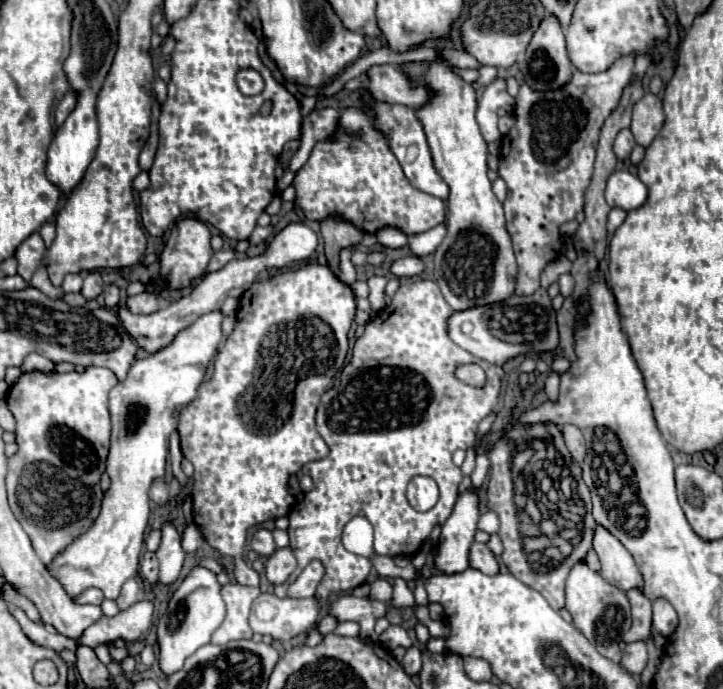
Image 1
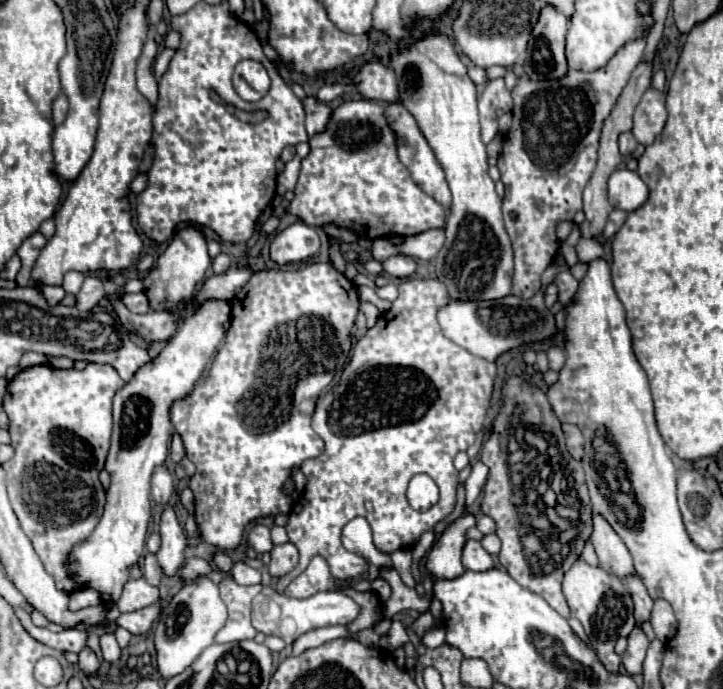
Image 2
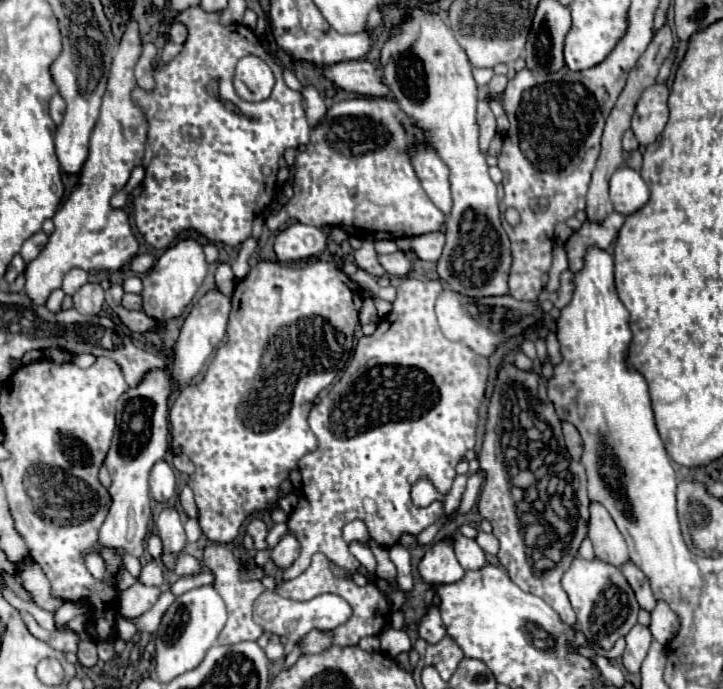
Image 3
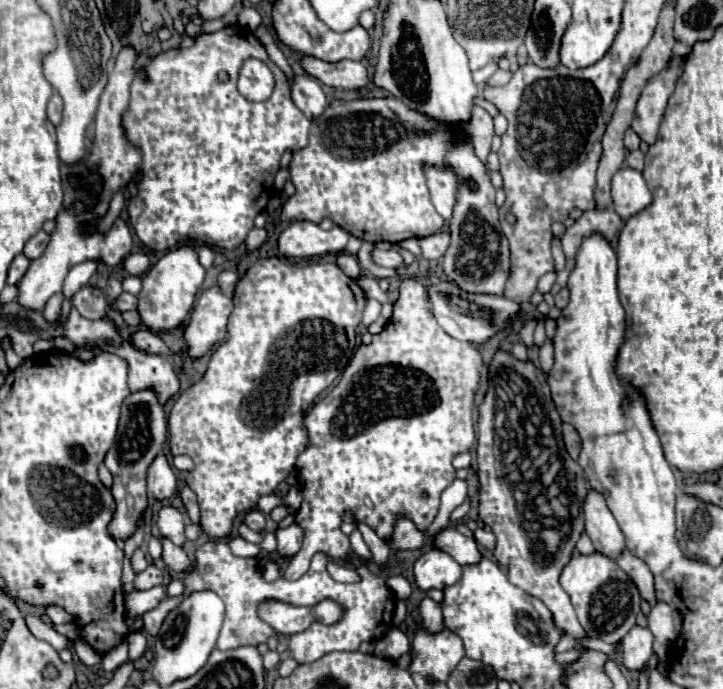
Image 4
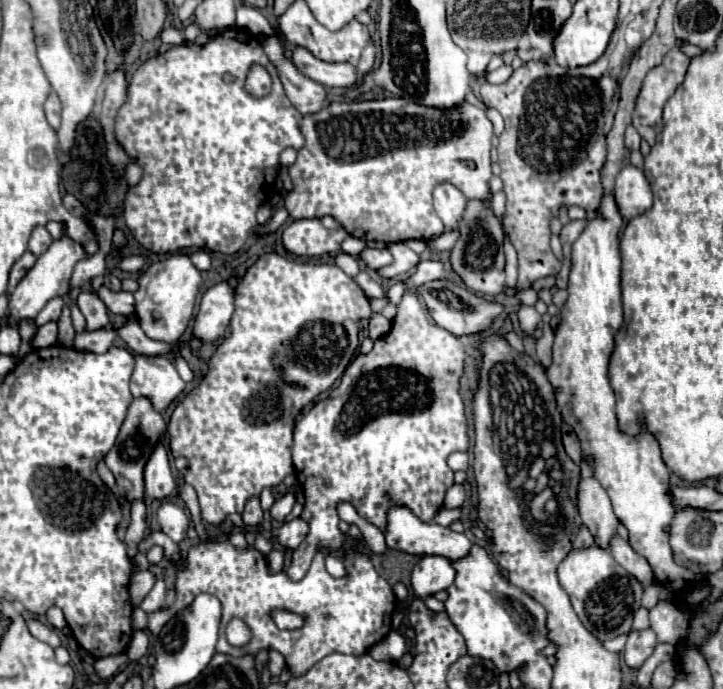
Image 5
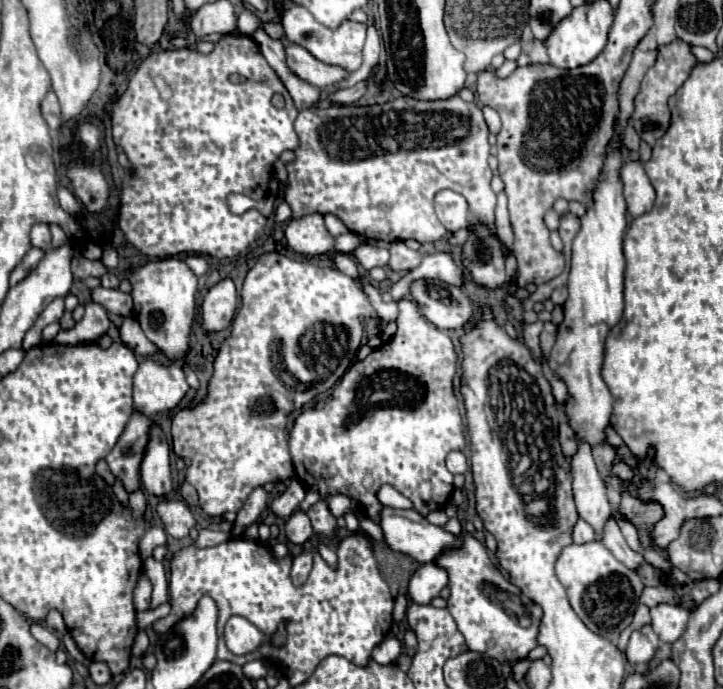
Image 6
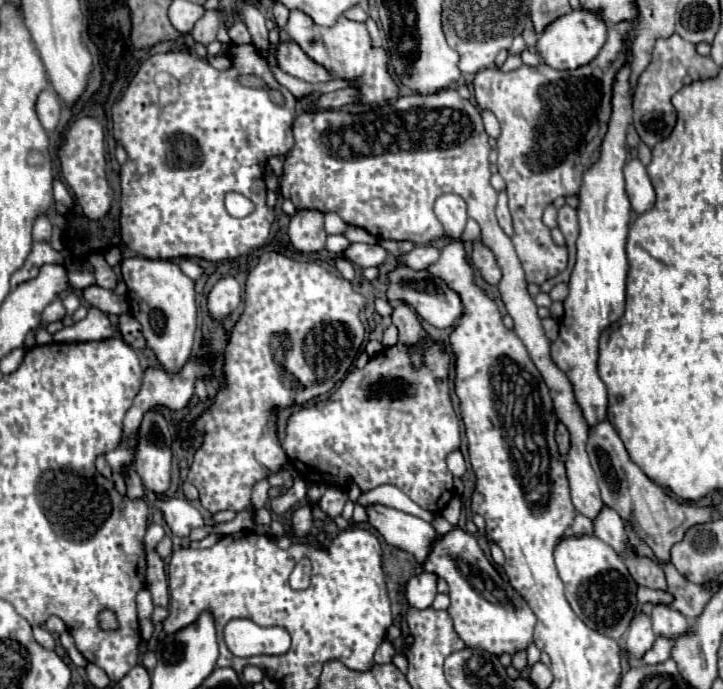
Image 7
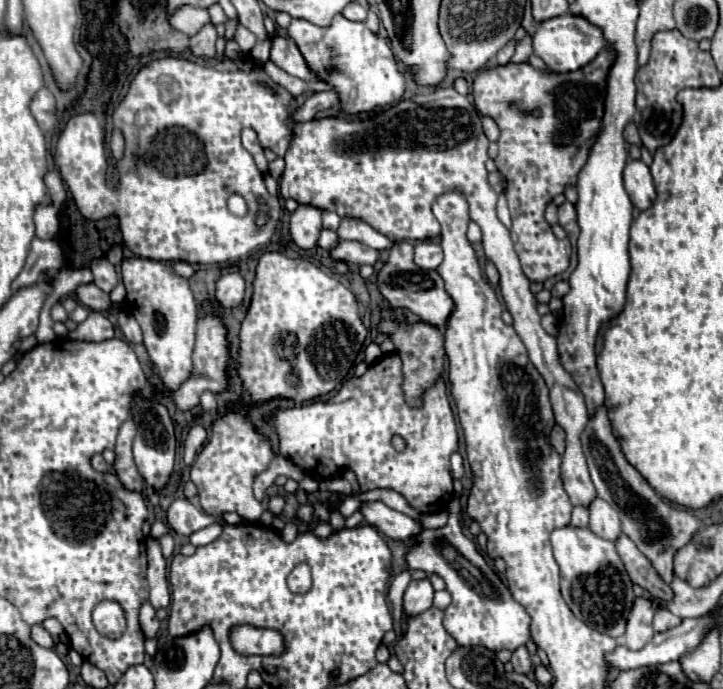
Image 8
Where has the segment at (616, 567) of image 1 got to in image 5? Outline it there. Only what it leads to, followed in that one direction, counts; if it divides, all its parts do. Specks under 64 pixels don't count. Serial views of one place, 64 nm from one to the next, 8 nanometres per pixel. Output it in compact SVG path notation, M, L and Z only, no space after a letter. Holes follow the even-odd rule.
M580 462L582 468L582 484L578 488L578 510L582 524L594 536L596 546L608 550L610 540L618 534L618 520L614 510L610 508L610 498L602 492L602 486L594 476L590 476L590 468Z

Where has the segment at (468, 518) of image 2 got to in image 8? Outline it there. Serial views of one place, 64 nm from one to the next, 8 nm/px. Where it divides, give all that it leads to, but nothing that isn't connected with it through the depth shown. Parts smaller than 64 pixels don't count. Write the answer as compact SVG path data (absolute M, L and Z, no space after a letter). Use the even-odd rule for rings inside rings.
M430 578L410 580L410 586L404 592L404 612L408 616L420 614L432 606L432 598L434 598L434 588L430 584Z

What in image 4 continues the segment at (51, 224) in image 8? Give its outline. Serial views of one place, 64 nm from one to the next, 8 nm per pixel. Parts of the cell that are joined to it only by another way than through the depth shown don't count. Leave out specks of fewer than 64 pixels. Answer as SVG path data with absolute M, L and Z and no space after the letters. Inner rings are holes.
M40 230L40 232L36 232L28 242L26 242L26 246L24 246L24 256L26 258L38 258L44 250L46 250L46 244L50 242L50 236L44 232L44 230Z

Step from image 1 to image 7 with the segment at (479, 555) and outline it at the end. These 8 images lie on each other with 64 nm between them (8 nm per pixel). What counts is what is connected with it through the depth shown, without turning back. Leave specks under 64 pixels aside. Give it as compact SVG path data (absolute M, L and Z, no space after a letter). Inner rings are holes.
M382 504L368 506L366 510L370 526L376 528L390 546L412 554L417 562L415 575L422 573L432 544L440 538L434 526L424 522L422 518L416 518L412 514Z

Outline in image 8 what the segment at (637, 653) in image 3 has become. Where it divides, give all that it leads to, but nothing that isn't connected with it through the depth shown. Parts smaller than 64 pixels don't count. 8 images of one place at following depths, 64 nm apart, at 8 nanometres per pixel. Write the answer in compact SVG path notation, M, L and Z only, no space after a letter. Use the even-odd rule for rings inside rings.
M636 598L632 612L628 616L628 626L626 626L626 634L624 634L624 644L630 650L640 650L644 648L652 636L652 616L654 616L654 608L652 608L652 600L644 600L644 598Z

